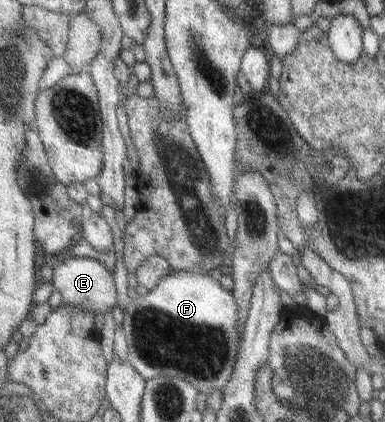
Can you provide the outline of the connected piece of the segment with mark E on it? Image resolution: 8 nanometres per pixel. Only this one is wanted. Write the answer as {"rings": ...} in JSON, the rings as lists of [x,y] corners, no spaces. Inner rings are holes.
{"rings":[[[74,257],[52,266],[50,285],[60,295],[62,306],[81,307],[90,314],[103,314],[115,305],[115,285],[110,270],[98,260]]]}

